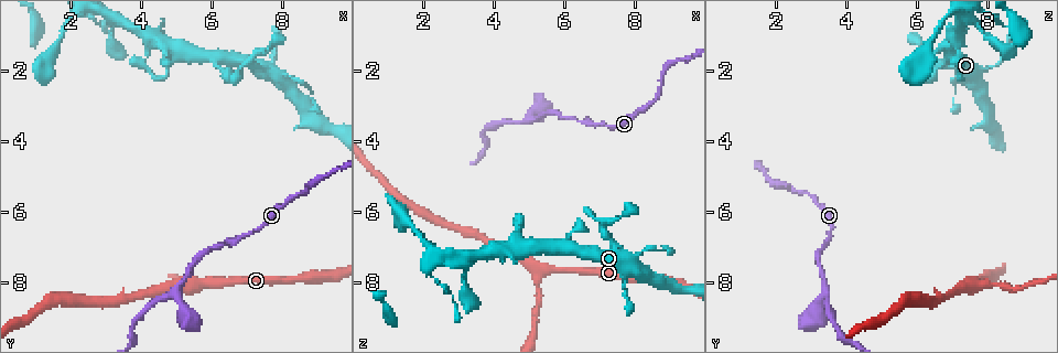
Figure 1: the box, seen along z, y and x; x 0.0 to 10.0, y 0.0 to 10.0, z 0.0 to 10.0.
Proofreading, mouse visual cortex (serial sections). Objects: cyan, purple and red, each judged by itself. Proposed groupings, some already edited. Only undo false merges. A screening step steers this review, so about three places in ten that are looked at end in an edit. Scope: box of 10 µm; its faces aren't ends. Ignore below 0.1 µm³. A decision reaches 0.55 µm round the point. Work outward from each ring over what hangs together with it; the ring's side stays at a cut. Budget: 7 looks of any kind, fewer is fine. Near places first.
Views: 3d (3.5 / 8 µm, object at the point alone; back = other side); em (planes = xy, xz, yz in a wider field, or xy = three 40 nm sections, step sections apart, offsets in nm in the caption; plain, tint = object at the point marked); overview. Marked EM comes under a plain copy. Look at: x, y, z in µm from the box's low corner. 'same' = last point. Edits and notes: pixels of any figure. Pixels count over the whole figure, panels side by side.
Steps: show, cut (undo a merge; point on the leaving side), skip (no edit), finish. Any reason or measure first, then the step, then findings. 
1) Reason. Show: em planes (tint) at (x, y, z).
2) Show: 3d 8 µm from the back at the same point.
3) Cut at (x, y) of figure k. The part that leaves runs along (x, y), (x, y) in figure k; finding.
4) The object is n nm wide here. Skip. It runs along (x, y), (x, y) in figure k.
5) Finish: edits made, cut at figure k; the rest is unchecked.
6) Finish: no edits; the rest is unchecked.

Abrupt turn. Show: 3d 3.5 µm at (3.20, 0.80, 7.80).

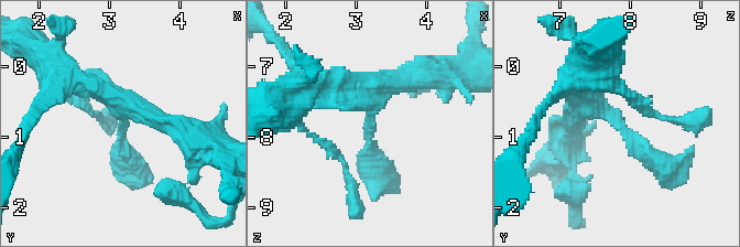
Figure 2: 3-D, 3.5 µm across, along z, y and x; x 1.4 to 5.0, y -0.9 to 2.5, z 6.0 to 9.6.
Now the EM. Show: em xy step 3 (tint) at (3.15, 0.80, 7.80).

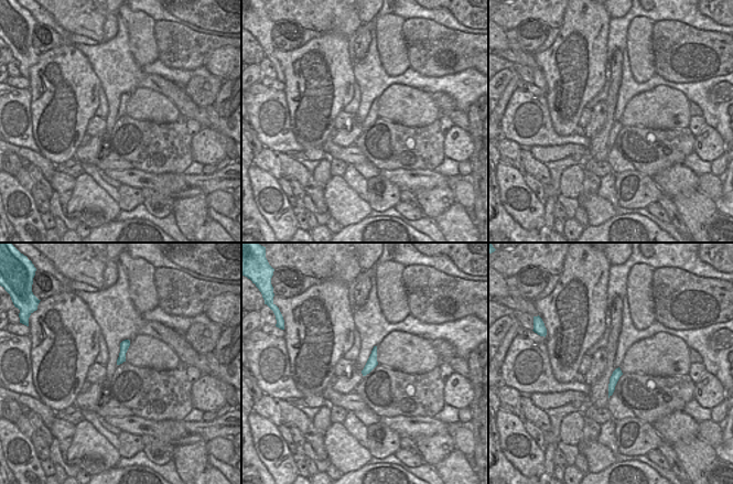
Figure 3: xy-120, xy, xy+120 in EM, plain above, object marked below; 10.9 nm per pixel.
Skip. It runs along (573, 119), (598, 106), (668, 170) in figure 2; one cell here.

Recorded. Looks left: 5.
Abrupt turn. Show: 3d 3.5 µm at (5.25, 8.15, 7.60).

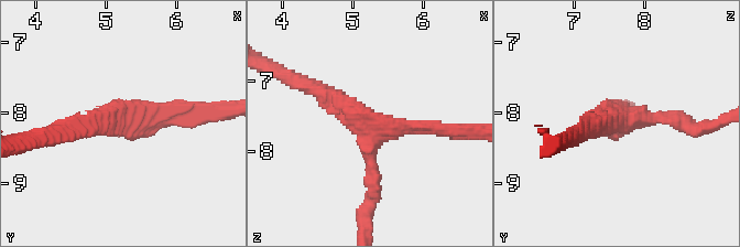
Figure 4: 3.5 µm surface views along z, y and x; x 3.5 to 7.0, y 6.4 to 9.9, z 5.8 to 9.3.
Show: em xy step 3 (tint) at (5.25, 8.10, 7.70).

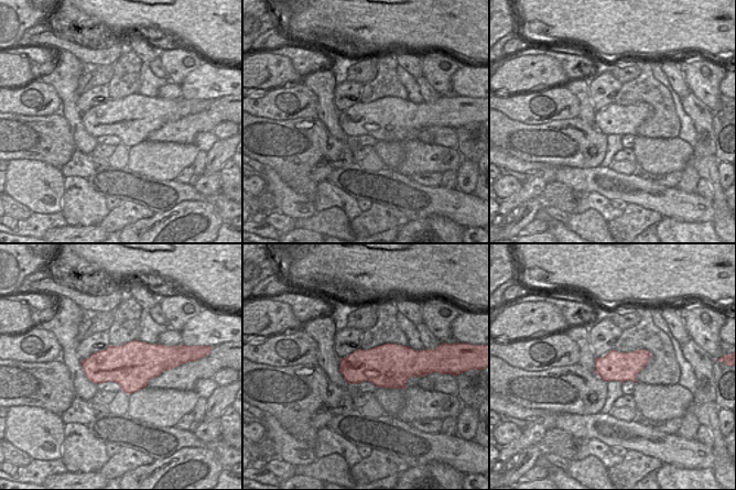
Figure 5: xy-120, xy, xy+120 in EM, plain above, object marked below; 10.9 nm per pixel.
The arms are 200, 200, 300 nm wide. Skip. It runs along (448, 130), (373, 127), (313, 88) in figure 4; all the same cell.

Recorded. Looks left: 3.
Side arm on a straight run. Show: 3d 3.5 µm from the back at (4.95, 8.15, 3.45).

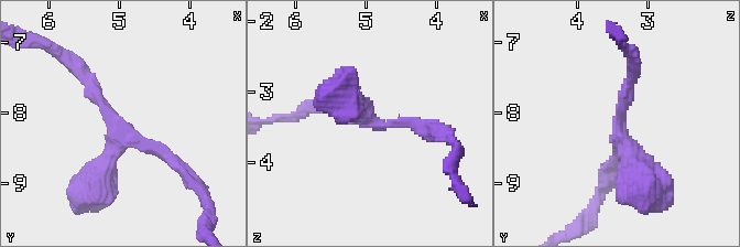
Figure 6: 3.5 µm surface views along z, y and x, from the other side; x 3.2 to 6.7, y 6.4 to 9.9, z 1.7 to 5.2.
3 arms meet here; the arms are 150, 200, 350 nm wide. Show: em xy step 3 (tint) at (4.95, 8.25, 3.40).

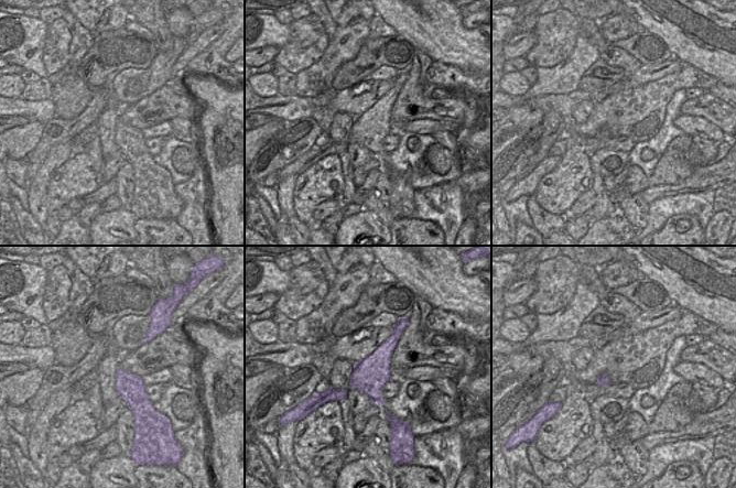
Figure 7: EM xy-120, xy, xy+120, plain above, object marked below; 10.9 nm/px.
Skip. It runs along (77, 72), (121, 129), (91, 190) in figure 6; continuous, no second cell.

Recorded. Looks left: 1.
Finish: no edits; the rest is unchecked.

